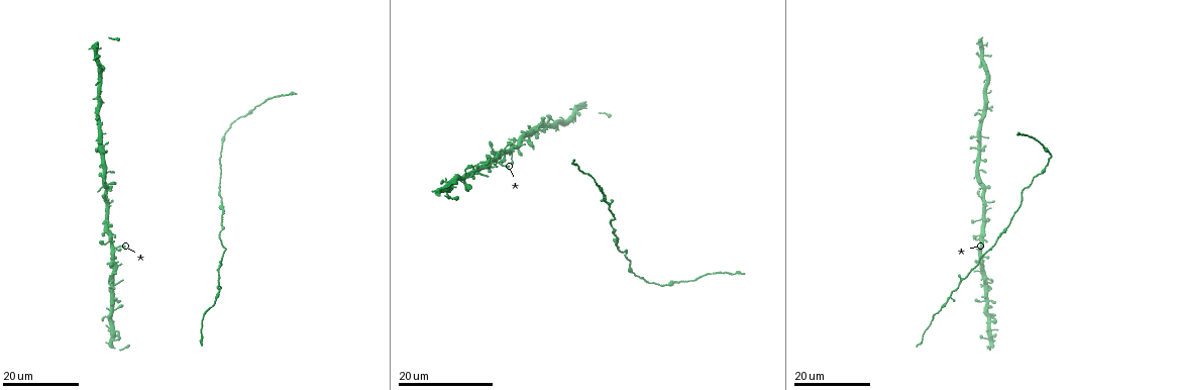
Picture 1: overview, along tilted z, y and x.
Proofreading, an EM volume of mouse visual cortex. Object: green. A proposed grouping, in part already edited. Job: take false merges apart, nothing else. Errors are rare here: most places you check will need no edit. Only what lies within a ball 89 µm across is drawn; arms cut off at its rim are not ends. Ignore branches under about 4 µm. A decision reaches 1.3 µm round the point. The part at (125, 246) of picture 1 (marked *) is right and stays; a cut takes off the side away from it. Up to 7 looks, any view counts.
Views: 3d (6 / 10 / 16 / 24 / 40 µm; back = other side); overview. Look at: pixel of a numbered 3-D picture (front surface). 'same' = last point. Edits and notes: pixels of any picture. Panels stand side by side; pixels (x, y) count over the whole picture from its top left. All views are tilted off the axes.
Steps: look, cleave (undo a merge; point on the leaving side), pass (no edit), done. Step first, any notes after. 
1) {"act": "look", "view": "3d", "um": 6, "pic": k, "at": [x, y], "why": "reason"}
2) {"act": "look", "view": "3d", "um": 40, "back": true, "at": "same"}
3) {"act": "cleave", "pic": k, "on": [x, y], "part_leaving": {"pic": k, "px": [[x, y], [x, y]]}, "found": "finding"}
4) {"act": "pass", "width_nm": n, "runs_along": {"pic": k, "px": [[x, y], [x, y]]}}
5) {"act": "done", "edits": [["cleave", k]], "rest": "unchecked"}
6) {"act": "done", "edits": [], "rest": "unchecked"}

{"act": "look", "view": "3d", "um": 24, "pic": 1, "at": [112, 248]}

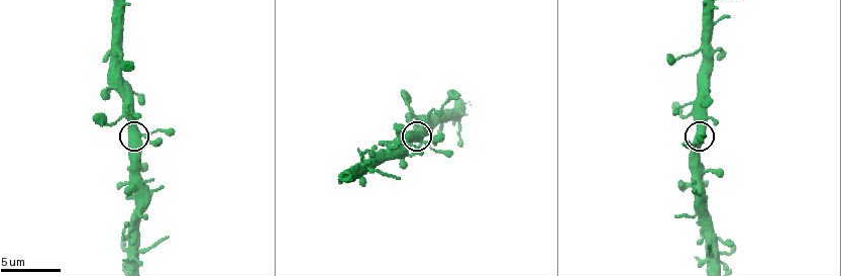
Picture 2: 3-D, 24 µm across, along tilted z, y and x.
{"act": "look", "view": "3d", "um": 6, "pic": 2, "at": [133, 135], "why": "closer look"}

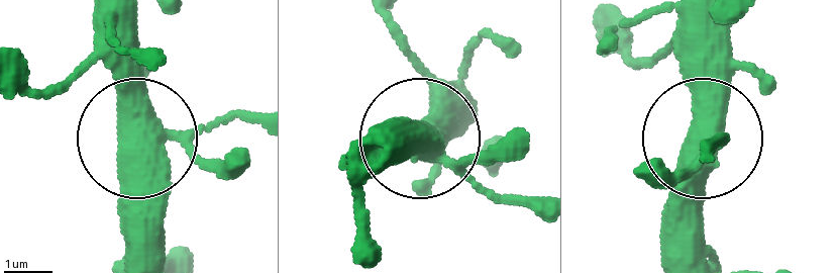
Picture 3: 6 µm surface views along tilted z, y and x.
{"act": "pass", "found": "one cell here"}

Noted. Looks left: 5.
{"act": "look", "view": "3d", "um": 16, "pic": 1, "at": [220, 235]}

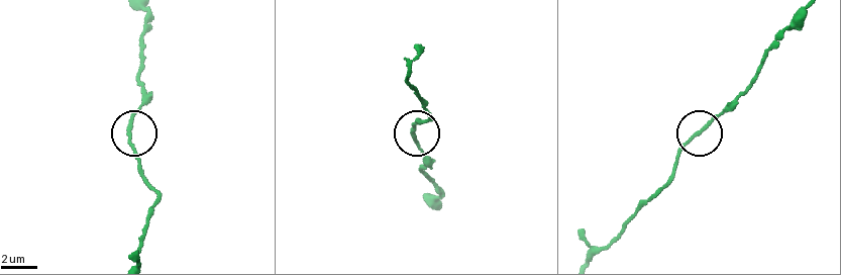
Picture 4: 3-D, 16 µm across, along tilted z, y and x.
{"act": "look", "view": "3d", "um": 10, "pic": 4, "at": [706, 129]}

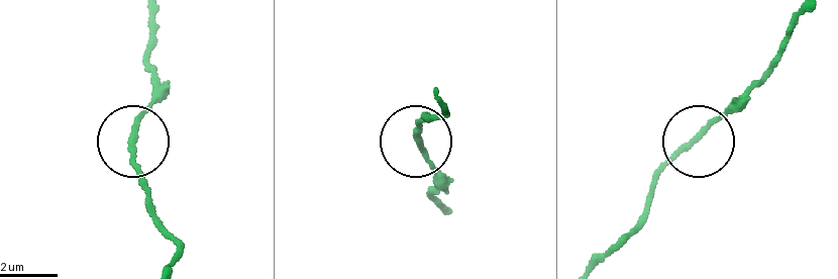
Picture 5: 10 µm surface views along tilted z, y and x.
{"act": "pass", "width_nm": 180, "found": "one cell here"}

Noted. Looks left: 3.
{"act": "look", "view": "3d", "um": 16, "pic": 1, "at": [931, 320], "why": "sudden change in width"}

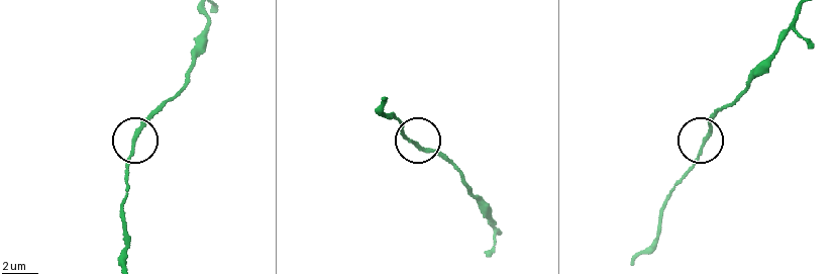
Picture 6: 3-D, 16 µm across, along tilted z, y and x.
{"act": "look", "view": "3d", "um": 6, "pic": 6, "at": [705, 137]}

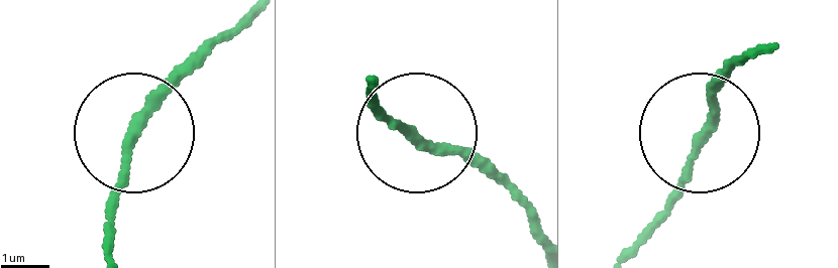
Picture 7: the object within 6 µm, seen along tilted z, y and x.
{"act": "look", "view": "3d", "um": 6, "back": true, "pic": 7, "at": [135, 133], "why": "other side"}

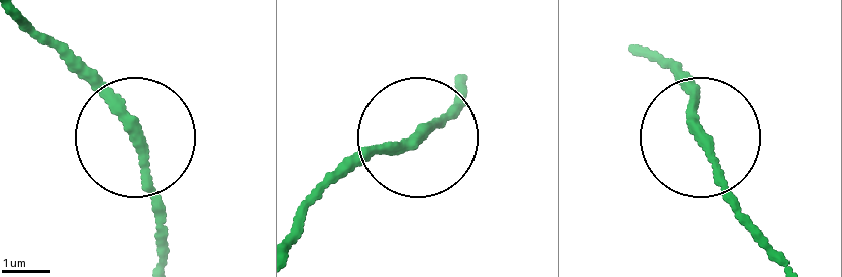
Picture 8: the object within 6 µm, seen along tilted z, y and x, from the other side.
{"act": "pass", "width_nm": 210, "runs_along": {"pic": 8, "px": [[662, 59], [756, 232]]}, "found": "continuous, no second cell"}

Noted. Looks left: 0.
{"act": "done", "edits": [], "rest": "unchecked"}

